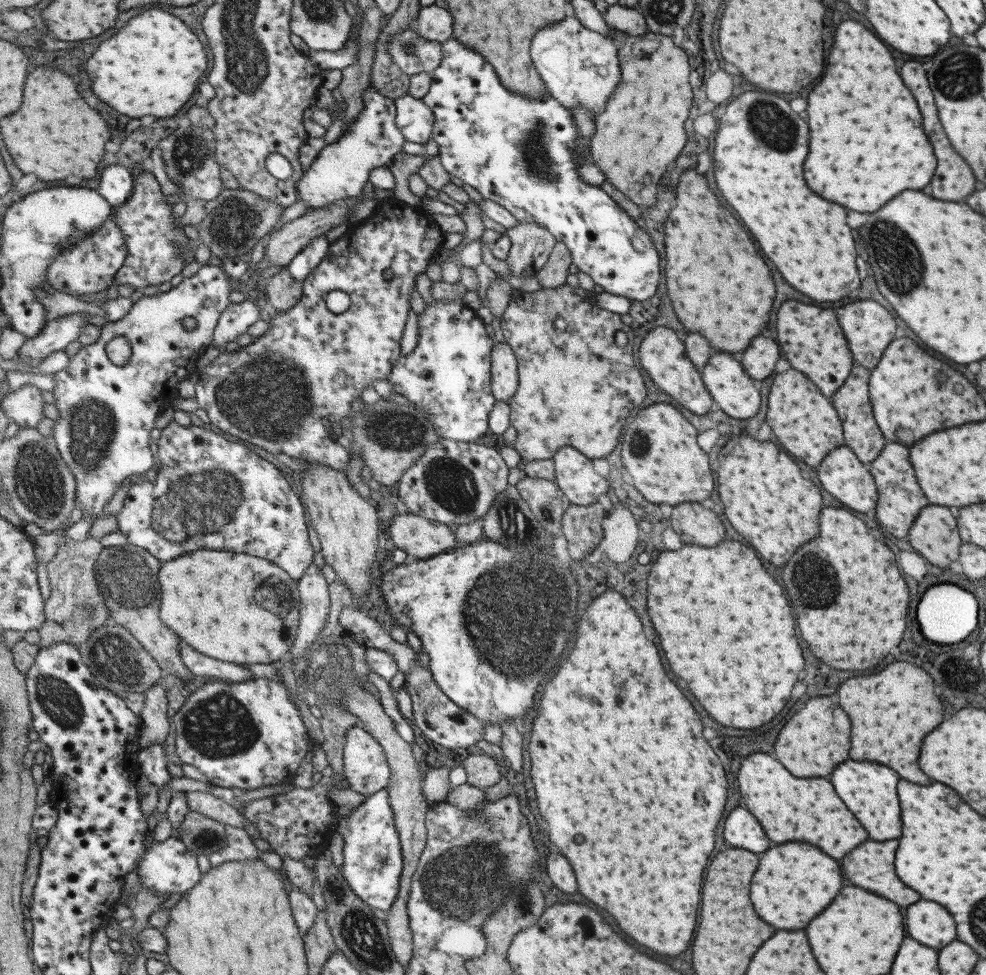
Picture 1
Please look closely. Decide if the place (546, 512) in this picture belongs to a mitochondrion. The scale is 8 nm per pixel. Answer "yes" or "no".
yes

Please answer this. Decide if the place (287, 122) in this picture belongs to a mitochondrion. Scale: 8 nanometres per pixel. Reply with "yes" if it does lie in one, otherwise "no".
no

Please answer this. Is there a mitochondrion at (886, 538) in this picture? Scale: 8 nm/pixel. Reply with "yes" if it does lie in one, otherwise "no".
no

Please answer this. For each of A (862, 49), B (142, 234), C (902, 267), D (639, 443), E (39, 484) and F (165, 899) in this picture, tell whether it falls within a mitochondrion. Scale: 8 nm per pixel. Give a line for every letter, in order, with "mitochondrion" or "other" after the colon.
A: other
B: other
C: mitochondrion
D: mitochondrion
E: mitochondrion
F: other

